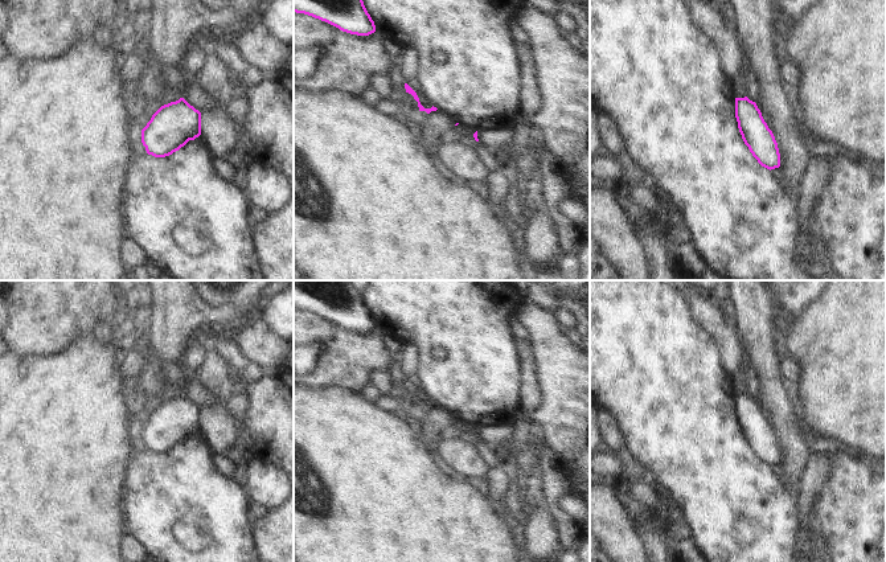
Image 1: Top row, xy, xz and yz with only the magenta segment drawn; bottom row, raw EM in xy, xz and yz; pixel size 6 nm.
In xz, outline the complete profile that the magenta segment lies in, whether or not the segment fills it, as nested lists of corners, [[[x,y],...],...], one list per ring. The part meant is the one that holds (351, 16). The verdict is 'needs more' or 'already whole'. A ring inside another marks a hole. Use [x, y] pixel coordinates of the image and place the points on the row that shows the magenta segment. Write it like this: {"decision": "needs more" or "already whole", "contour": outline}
{"decision": "already whole", "contour": [[[294,0],[294,12],[312,16],[350,34],[369,36],[376,32],[362,0]]]}

